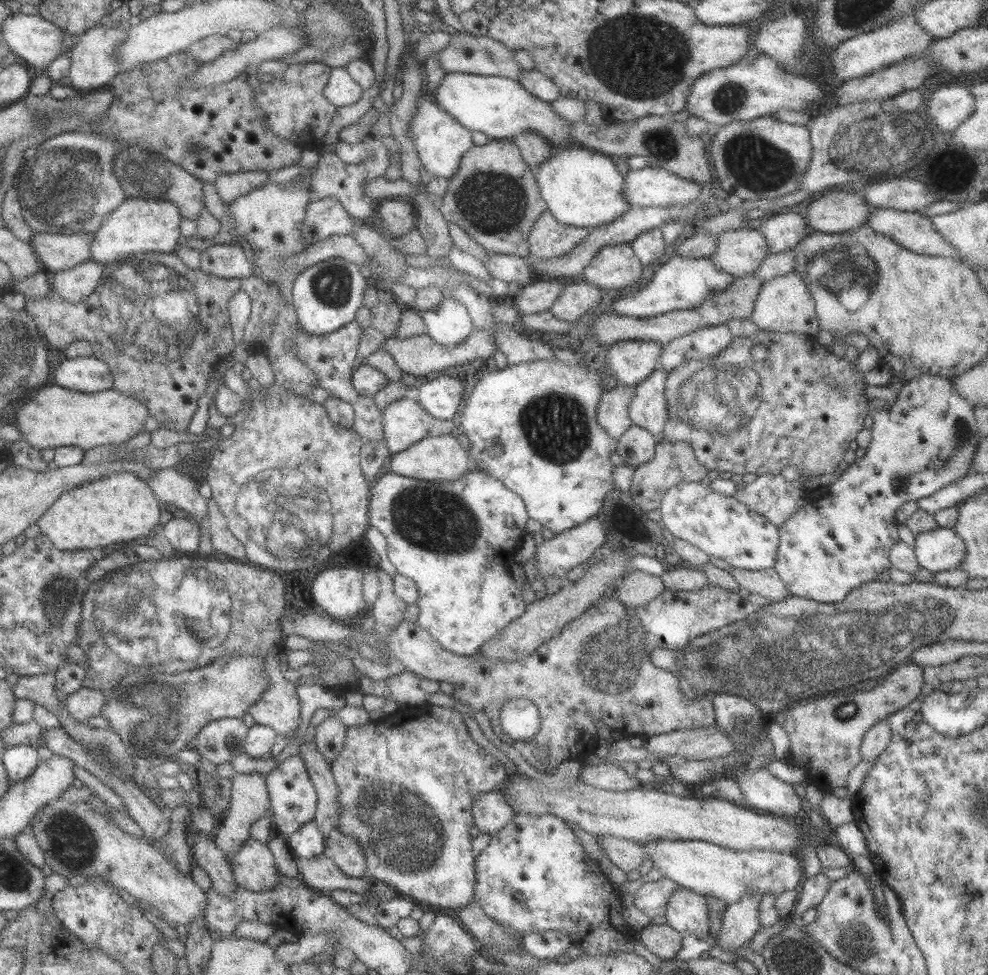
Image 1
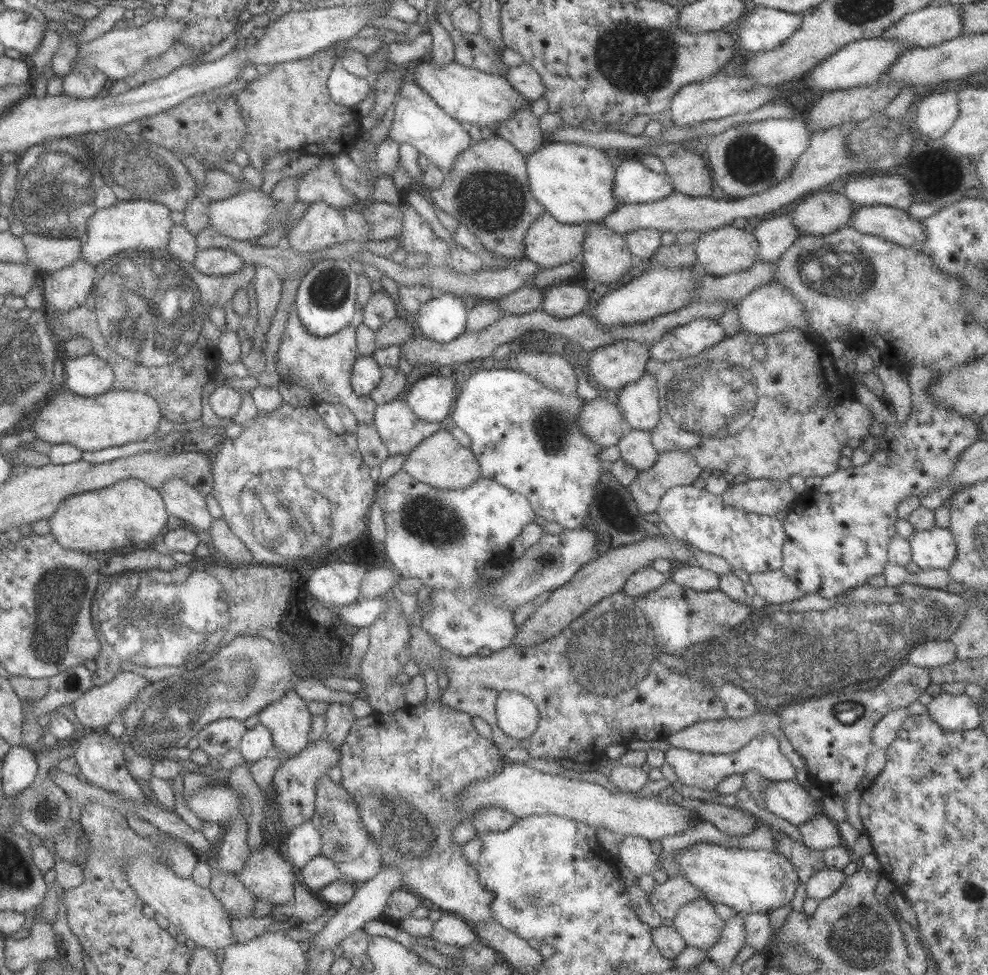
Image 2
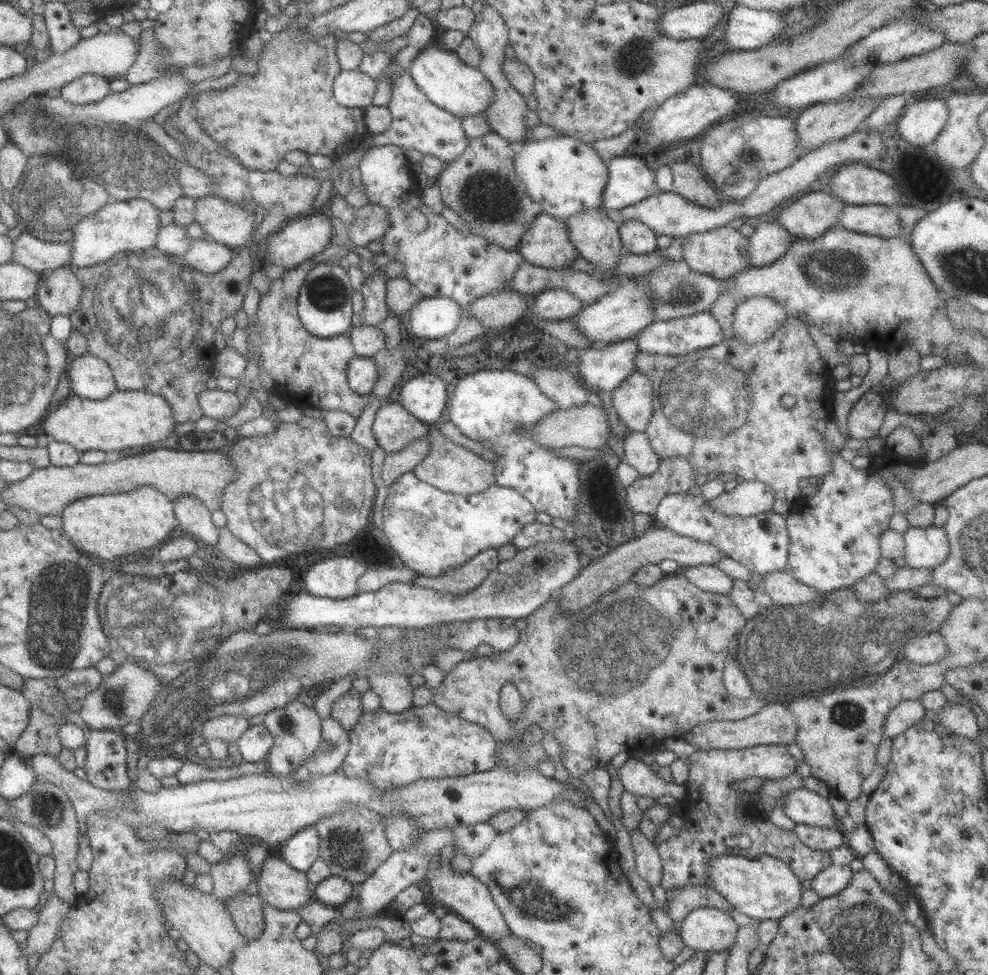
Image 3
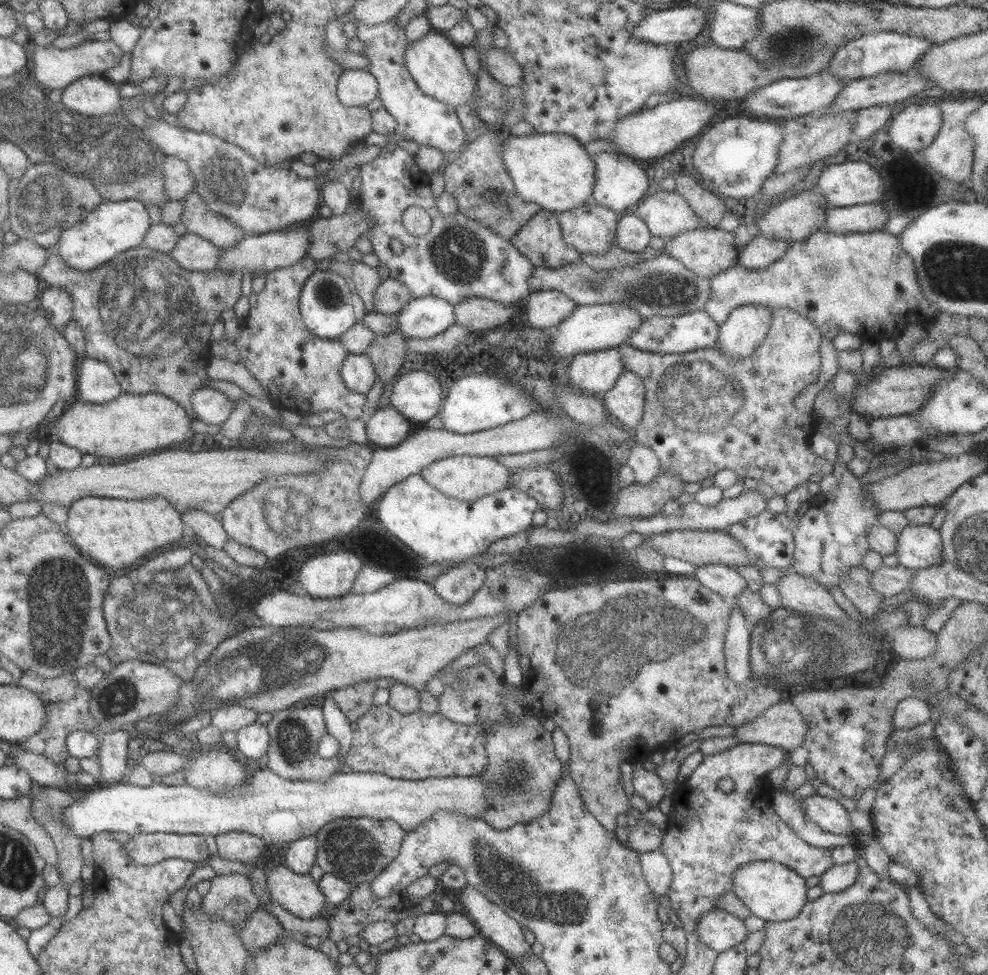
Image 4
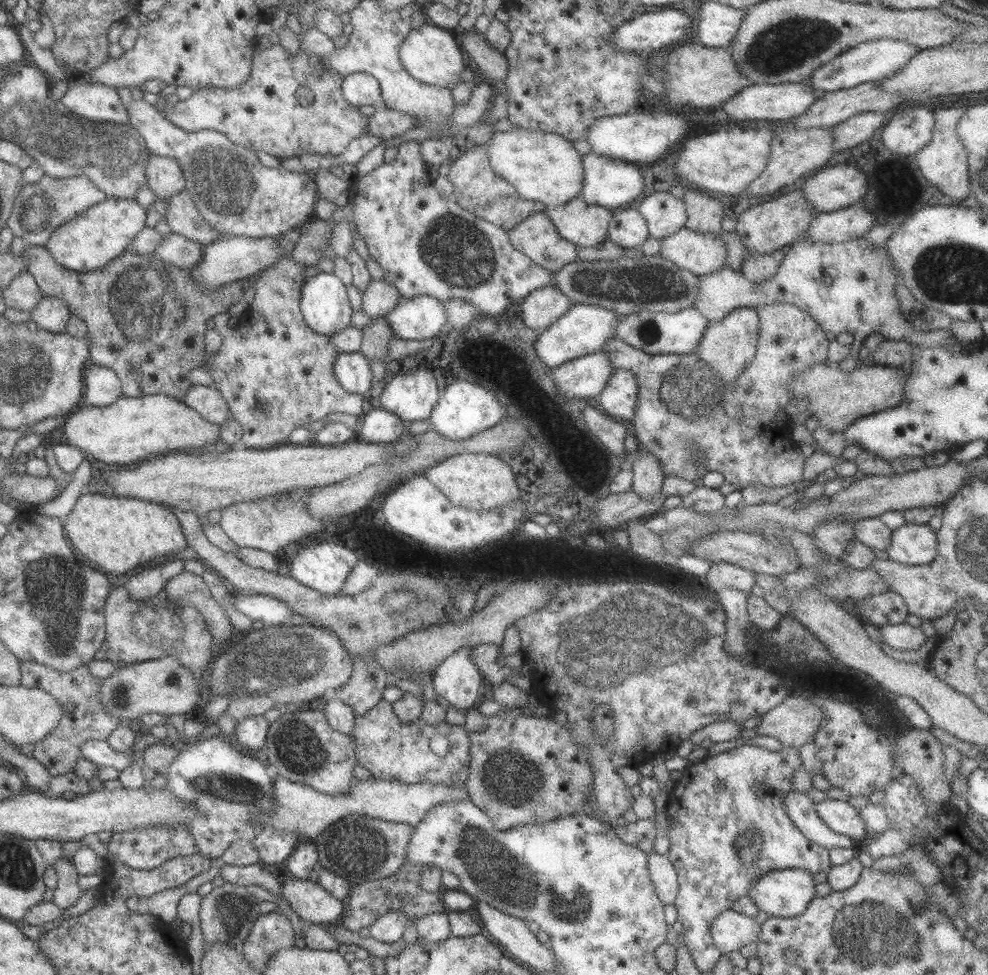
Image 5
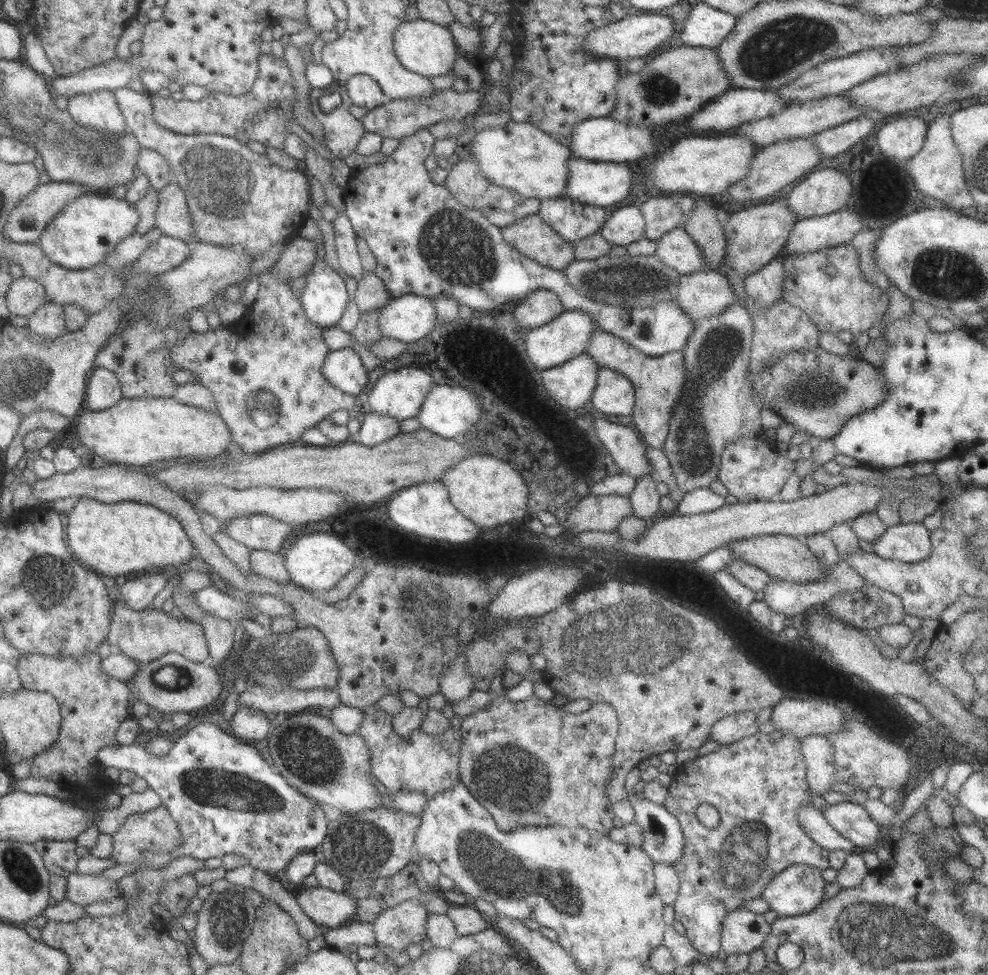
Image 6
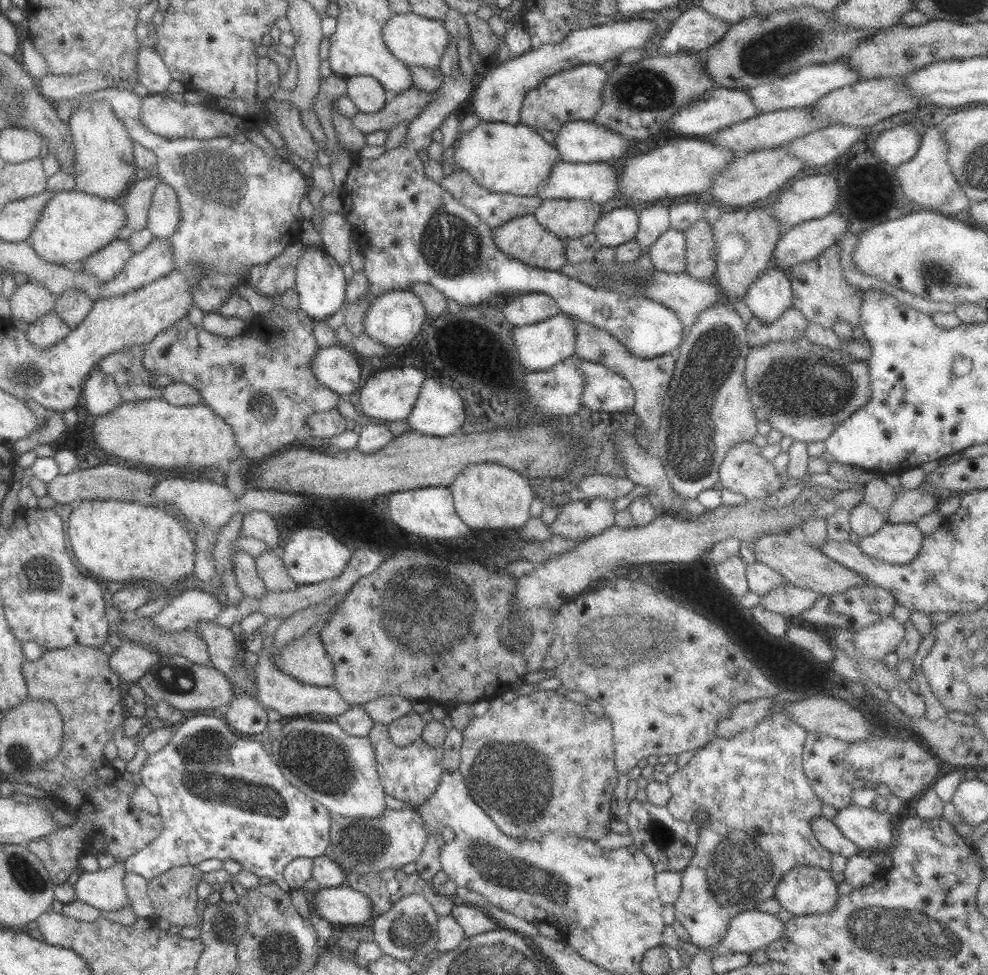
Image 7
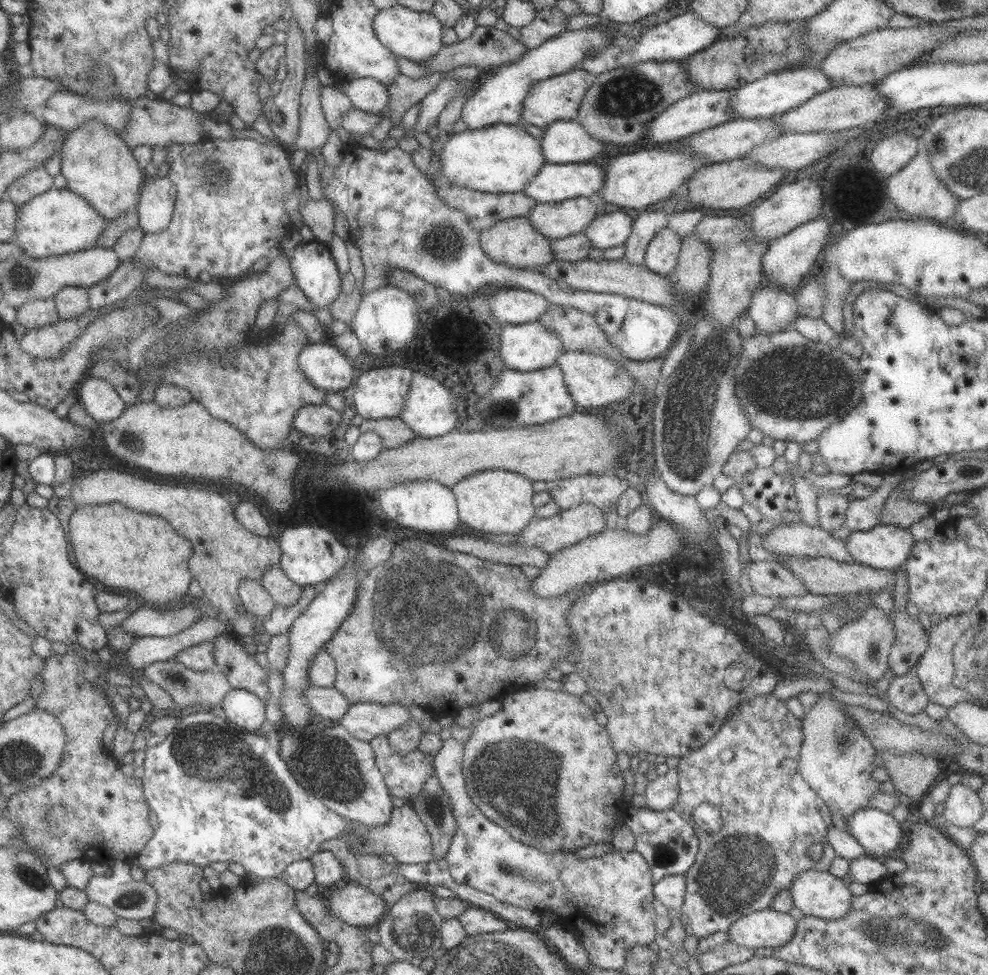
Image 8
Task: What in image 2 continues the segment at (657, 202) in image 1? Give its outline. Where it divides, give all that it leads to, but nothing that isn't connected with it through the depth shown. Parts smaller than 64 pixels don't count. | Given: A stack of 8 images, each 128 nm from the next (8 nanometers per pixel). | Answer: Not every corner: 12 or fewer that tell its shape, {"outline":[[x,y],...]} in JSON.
{"outline":[[637,160],[615,168],[618,205],[648,203],[674,192],[667,176]]}

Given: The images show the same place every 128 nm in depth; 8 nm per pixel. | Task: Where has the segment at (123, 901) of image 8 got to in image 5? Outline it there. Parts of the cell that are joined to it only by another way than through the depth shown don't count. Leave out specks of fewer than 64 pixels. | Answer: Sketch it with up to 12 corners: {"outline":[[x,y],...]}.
{"outline":[[65,860],[51,867],[57,876],[52,903],[73,906],[85,890],[77,885],[73,864]]}

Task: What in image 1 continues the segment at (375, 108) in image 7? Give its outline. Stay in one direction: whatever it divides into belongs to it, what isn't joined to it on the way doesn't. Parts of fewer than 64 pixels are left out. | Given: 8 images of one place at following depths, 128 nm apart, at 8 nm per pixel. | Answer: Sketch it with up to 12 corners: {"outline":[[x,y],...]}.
{"outline":[[343,66],[330,67],[323,96],[337,108],[359,100],[361,87]]}

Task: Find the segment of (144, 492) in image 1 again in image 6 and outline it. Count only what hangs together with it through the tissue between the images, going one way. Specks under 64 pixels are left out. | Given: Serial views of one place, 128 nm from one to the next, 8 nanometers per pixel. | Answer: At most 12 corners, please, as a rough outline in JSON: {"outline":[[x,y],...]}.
{"outline":[[77,498],[68,549],[107,576],[185,565],[193,543],[170,514]]}

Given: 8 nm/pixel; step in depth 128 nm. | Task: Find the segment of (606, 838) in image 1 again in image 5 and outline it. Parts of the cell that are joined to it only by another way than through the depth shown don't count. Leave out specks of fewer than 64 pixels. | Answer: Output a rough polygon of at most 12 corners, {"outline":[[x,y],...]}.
{"outline":[[647,854],[655,894],[673,904],[678,880],[669,857]]}

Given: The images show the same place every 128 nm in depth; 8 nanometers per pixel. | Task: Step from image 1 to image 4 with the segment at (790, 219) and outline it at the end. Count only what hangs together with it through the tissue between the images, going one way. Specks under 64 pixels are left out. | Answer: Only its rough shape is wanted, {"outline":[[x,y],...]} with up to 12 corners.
{"outline":[[761,234],[738,252],[737,265],[766,268],[787,251],[789,242]]}

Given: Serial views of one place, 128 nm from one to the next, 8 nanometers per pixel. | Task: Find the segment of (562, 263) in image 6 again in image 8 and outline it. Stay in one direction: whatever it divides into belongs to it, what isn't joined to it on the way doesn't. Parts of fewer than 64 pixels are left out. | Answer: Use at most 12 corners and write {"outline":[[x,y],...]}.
{"outline":[[523,216],[479,233],[489,259],[537,270],[555,259],[551,240]]}

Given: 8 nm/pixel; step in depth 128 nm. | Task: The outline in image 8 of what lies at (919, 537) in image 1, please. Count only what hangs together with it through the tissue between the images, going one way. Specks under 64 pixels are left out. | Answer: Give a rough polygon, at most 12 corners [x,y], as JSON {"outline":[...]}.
{"outline":[[881,523],[851,531],[855,562],[886,571],[915,543],[907,528]]}

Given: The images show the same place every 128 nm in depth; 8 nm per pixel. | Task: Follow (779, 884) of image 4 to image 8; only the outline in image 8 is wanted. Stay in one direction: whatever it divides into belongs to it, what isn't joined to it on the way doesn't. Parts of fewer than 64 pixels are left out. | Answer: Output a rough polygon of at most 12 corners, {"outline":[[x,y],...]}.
{"outline":[[809,870],[787,893],[803,915],[837,920],[853,898],[841,879]]}

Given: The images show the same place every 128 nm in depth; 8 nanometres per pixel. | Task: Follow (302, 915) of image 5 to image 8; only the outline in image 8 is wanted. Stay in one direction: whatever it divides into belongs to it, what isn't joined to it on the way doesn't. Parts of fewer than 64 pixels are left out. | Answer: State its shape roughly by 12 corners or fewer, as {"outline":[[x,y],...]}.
{"outline":[[348,882],[322,890],[337,919],[354,927],[388,918],[385,901]]}

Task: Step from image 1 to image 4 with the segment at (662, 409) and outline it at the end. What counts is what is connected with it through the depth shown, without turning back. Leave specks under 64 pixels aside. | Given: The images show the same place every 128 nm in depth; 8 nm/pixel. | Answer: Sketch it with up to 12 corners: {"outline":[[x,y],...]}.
{"outline":[[619,373],[600,397],[611,420],[634,431],[645,405],[644,382]]}

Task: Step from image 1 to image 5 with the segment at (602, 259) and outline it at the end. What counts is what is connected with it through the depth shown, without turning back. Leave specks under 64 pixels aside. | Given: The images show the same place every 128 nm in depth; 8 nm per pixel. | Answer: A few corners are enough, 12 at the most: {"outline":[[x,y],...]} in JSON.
{"outline":[[580,196],[543,210],[576,247],[606,240],[613,211]]}

